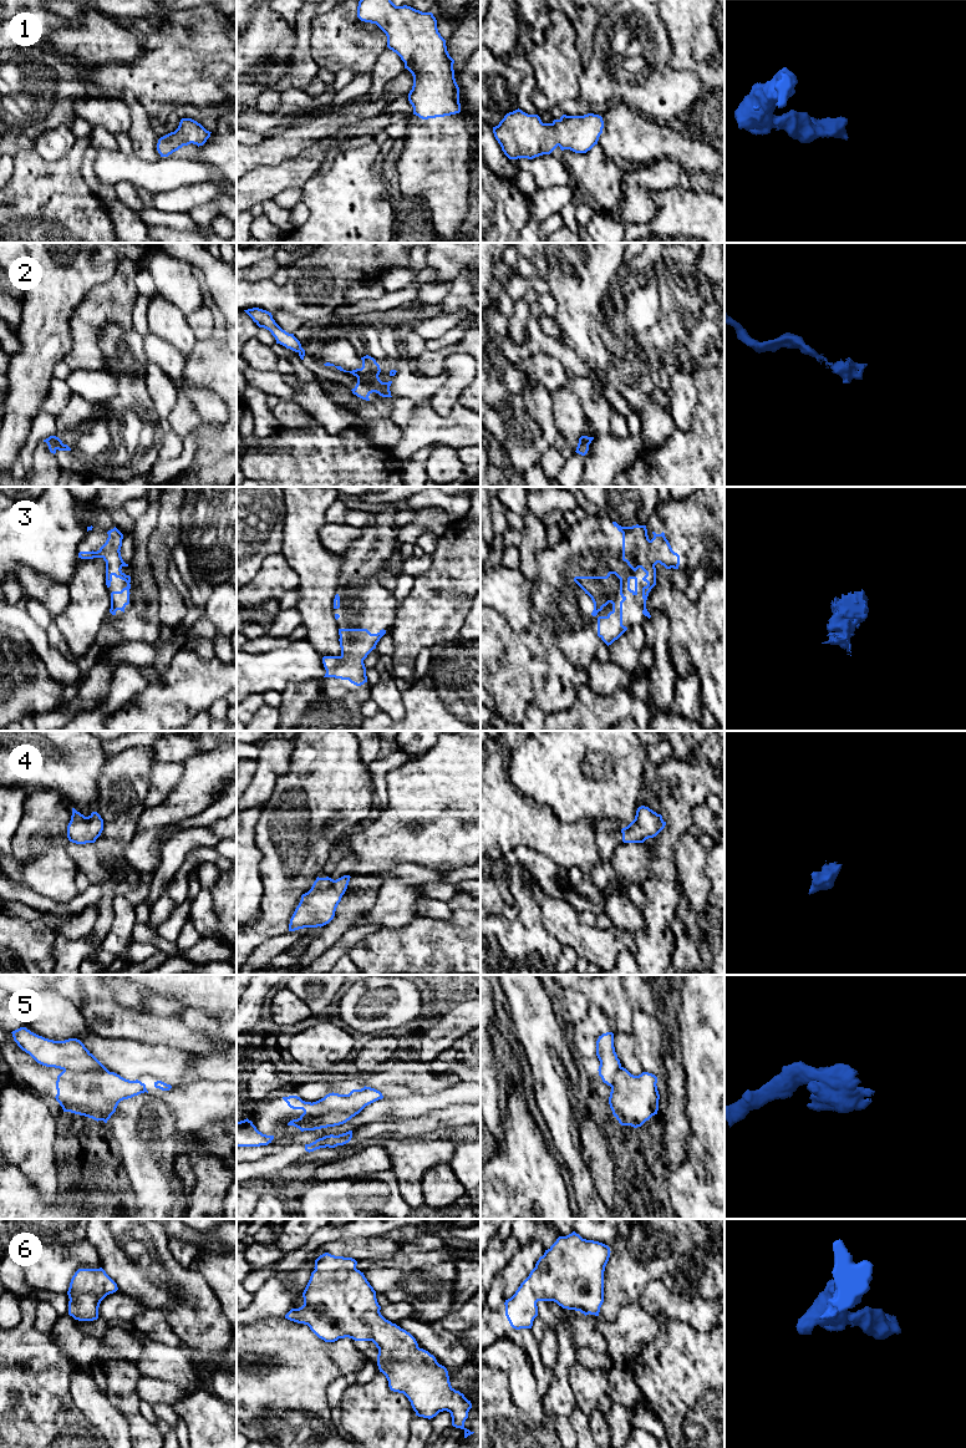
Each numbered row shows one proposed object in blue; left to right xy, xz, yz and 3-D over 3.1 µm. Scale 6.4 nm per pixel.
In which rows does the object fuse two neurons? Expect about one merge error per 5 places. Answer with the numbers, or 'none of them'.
5

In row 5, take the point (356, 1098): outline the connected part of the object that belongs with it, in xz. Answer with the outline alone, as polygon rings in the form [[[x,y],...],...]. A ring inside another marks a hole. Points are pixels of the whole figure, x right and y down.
[[[365,1086],[361,1089],[352,1089],[349,1094],[329,1093],[315,1103],[329,1111],[347,1111],[365,1108],[382,1098],[383,1096],[380,1091]]]

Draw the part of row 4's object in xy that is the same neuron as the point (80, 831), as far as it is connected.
[[[72,808],[71,820],[67,825],[67,838],[76,844],[95,843],[103,830],[103,819],[97,812],[85,817]]]

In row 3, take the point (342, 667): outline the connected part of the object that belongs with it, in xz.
[[[339,629],[340,656],[324,656],[324,677],[349,680],[356,686],[367,682],[363,660],[376,649],[386,630],[371,634],[367,629]]]

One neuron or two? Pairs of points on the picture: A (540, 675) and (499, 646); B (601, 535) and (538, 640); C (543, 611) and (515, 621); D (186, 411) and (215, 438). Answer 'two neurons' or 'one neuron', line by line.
A: one neuron
B: one neuron
C: two neurons
D: one neuron

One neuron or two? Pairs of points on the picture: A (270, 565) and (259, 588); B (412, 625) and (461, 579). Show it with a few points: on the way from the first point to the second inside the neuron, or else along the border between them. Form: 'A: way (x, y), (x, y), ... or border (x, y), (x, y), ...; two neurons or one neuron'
A: way (270, 570), (270, 577), (264, 583); one neuron
B: way (425, 614), (448, 590); one neuron

